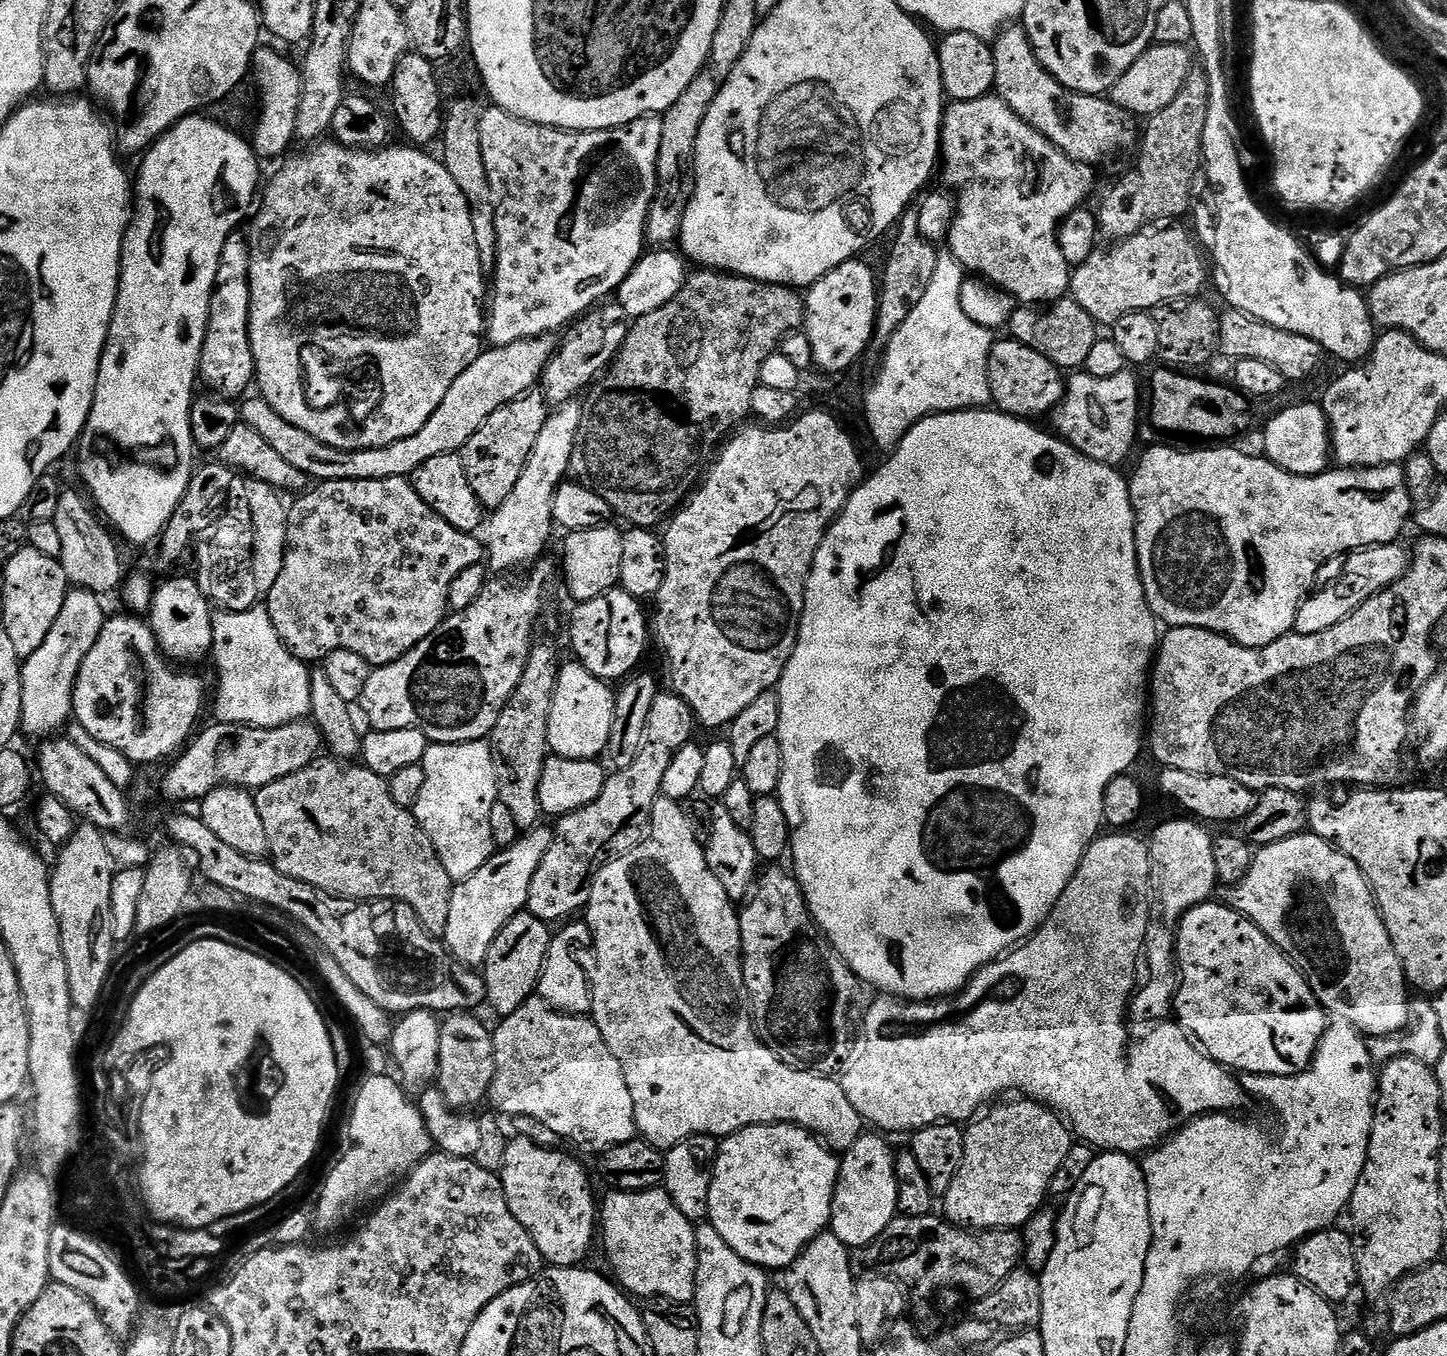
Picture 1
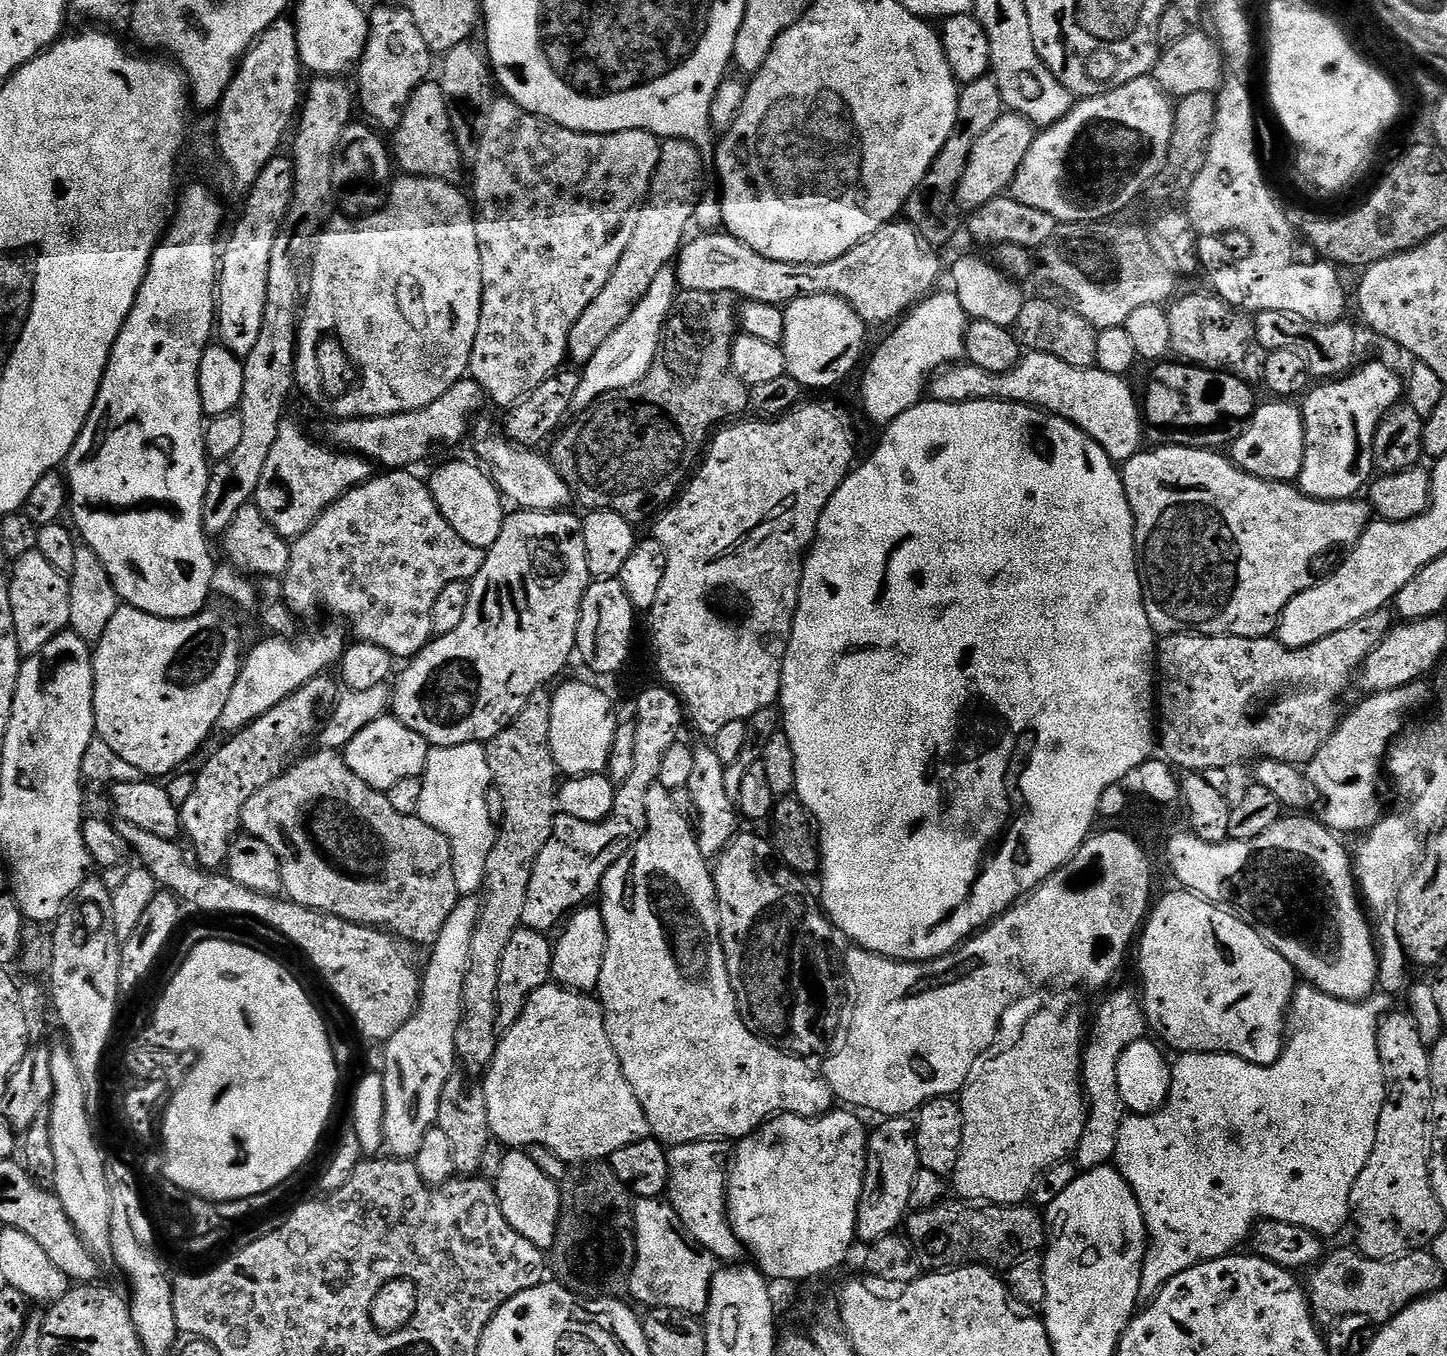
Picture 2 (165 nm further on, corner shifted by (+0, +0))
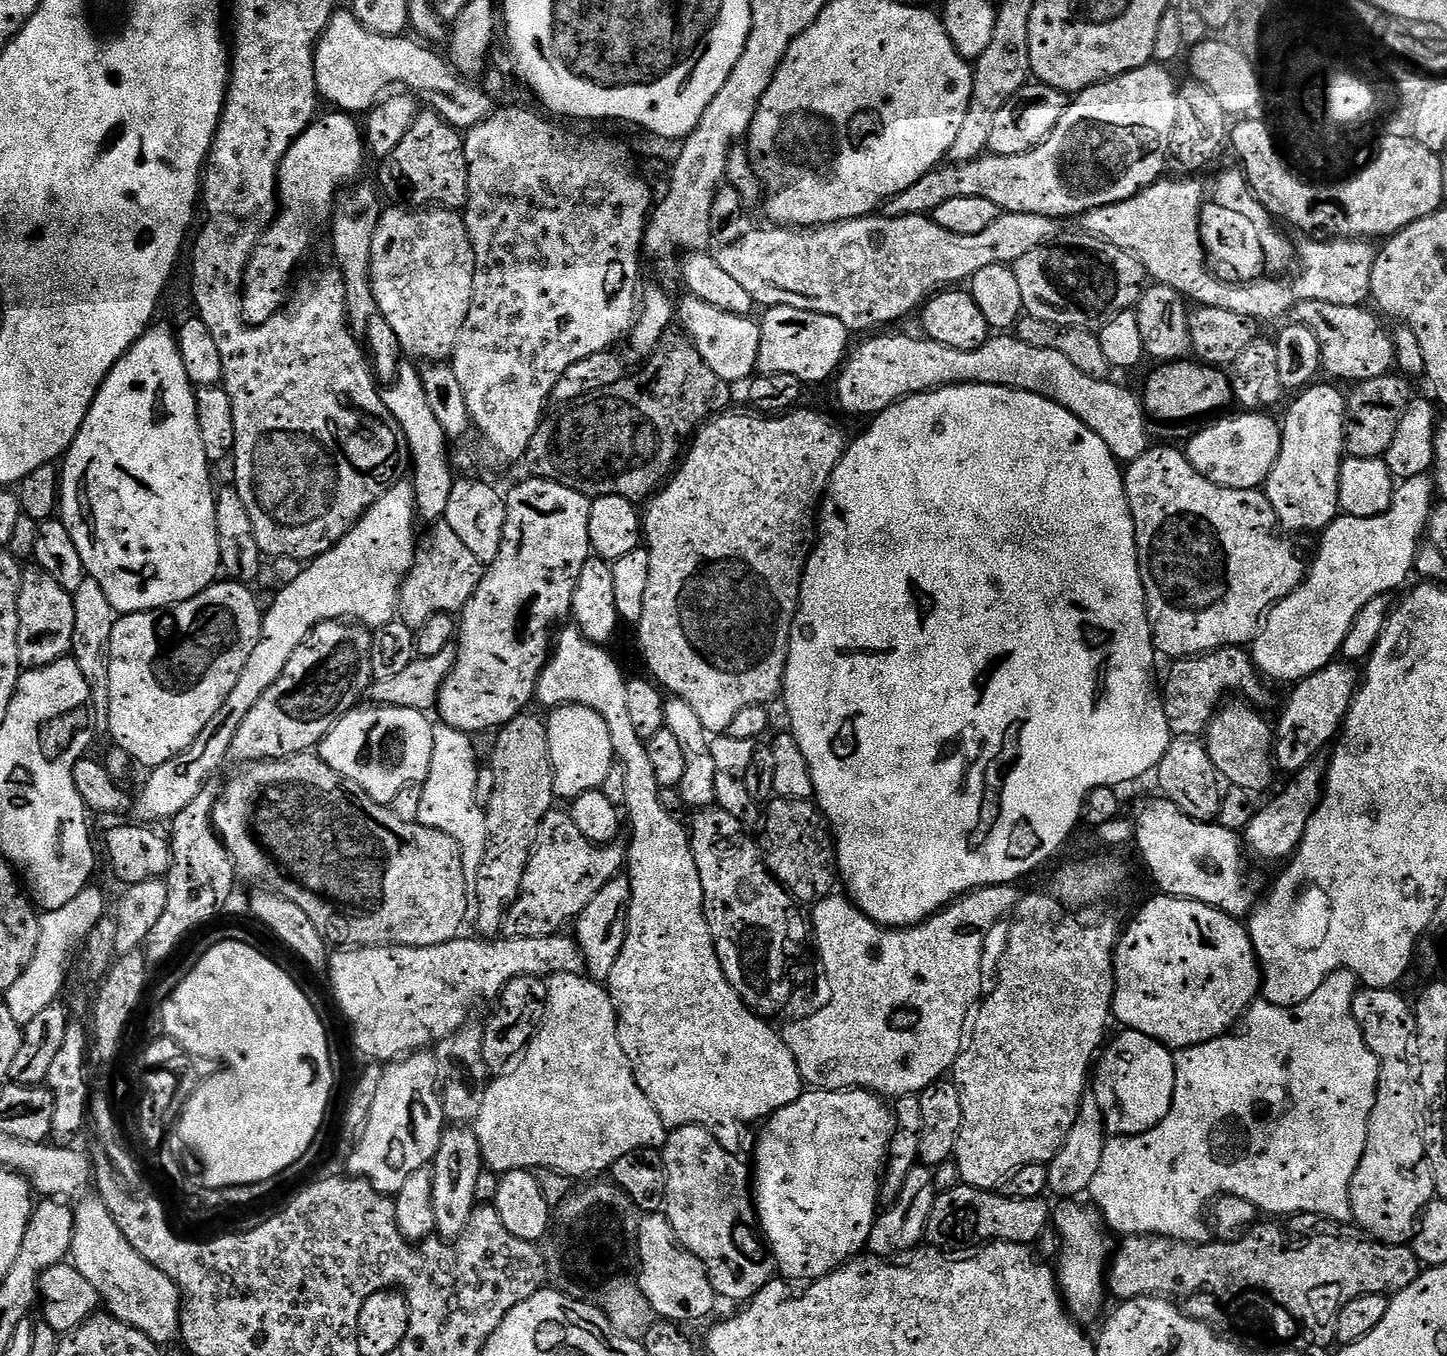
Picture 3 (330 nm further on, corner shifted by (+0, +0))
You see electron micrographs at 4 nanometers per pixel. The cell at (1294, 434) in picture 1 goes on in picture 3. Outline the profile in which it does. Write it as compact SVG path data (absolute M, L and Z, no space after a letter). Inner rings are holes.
M1248 410L1242 415L1220 420L1204 428L1186 447L1190 466L1210 482L1234 490L1259 489L1267 480L1280 453L1281 425L1260 410Z

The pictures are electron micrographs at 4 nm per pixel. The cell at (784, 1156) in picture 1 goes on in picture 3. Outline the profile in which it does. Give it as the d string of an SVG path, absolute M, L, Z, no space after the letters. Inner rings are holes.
M863 1088L829 1092L827 1090L808 1090L790 1106L778 1110L773 1116L767 1117L764 1129L756 1140L756 1168L754 1164L754 1203L756 1216L760 1219L760 1230L764 1234L767 1247L772 1249L772 1255L776 1257L776 1266L781 1277L789 1281L804 1280L811 1282L820 1280L830 1275L836 1268L849 1263L853 1258L859 1257L868 1247L868 1239L872 1233L872 1227L876 1224L878 1207L881 1203L880 1185L885 1167L888 1163L888 1147L892 1141L892 1134L896 1130L896 1117L893 1109L888 1108L883 1099L875 1092Z

